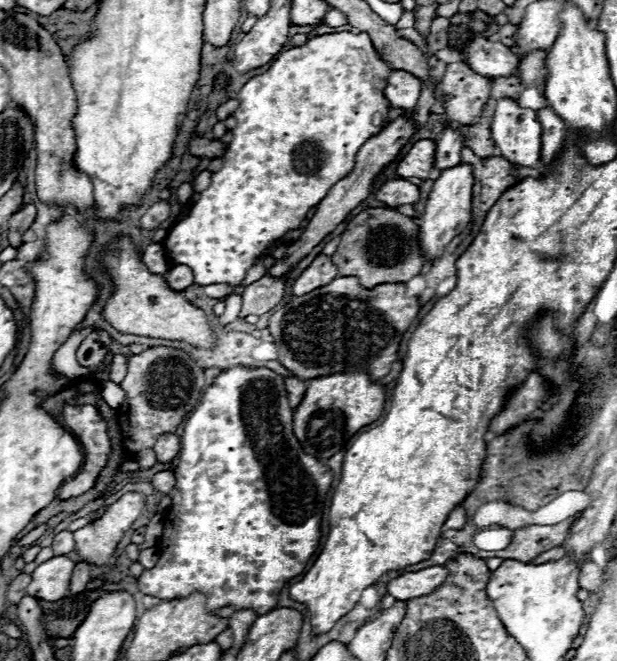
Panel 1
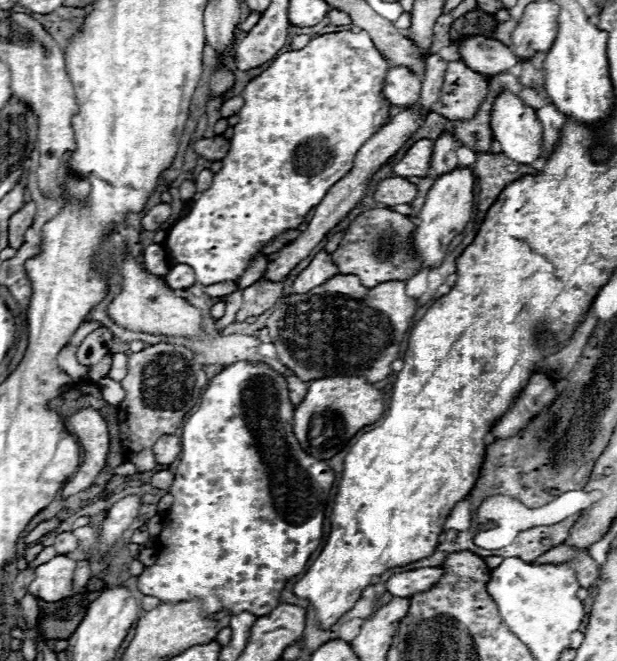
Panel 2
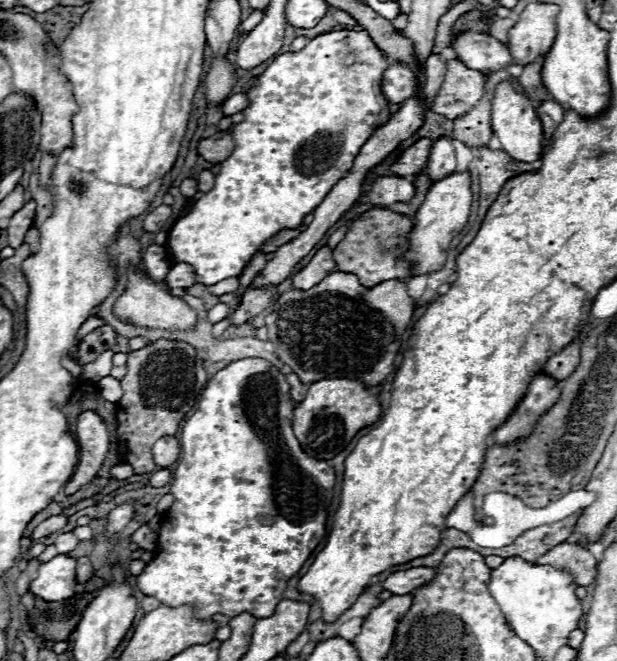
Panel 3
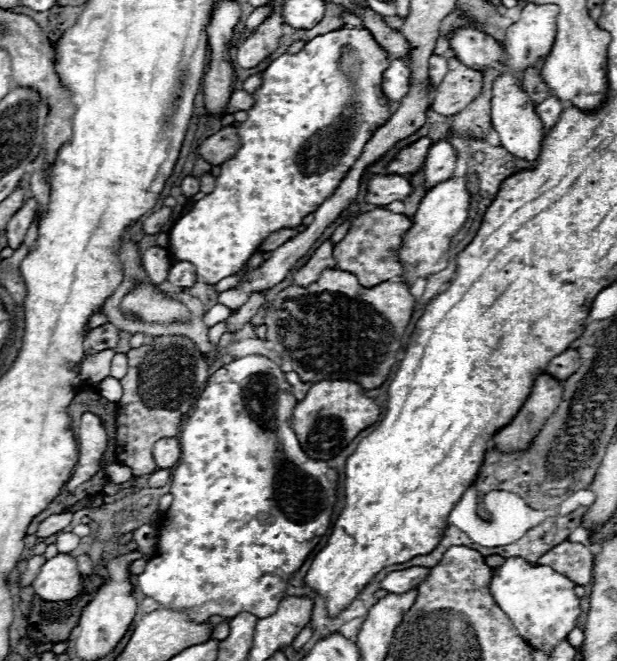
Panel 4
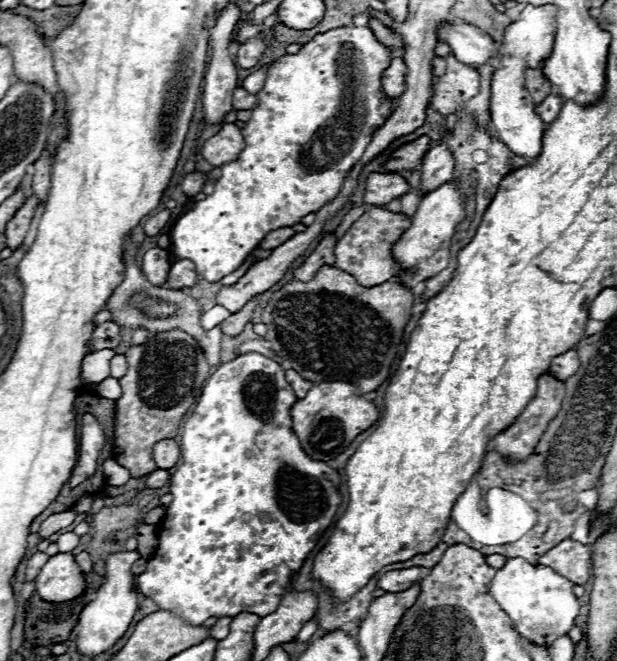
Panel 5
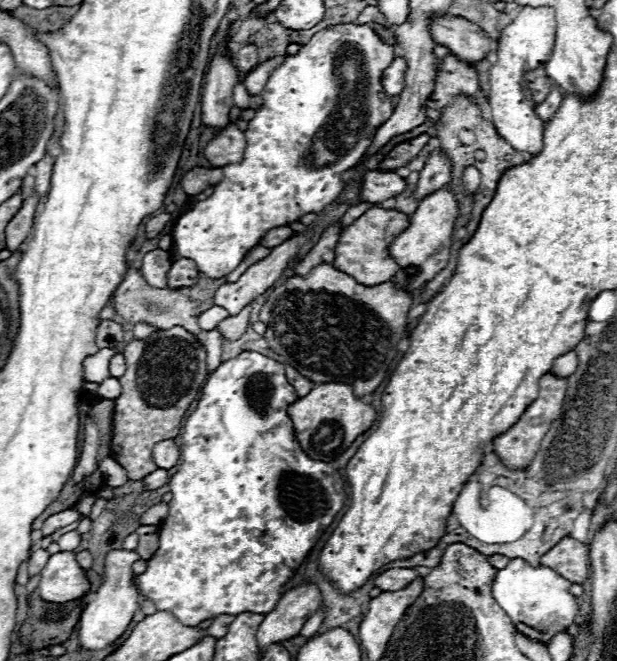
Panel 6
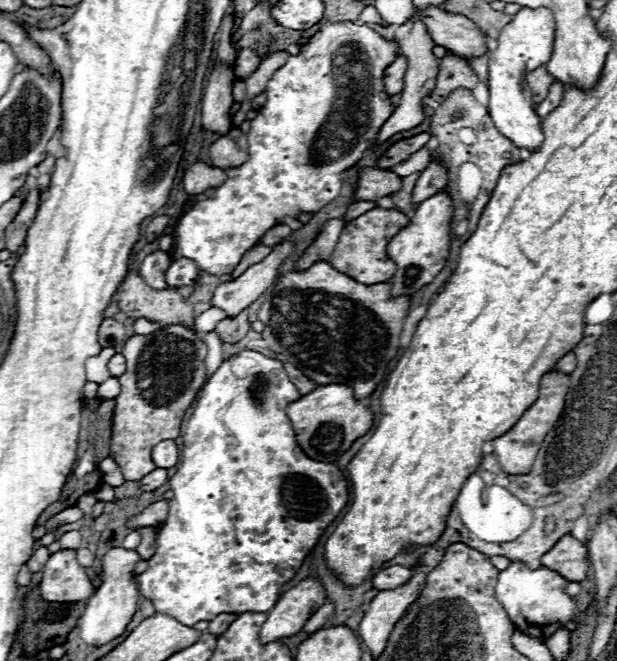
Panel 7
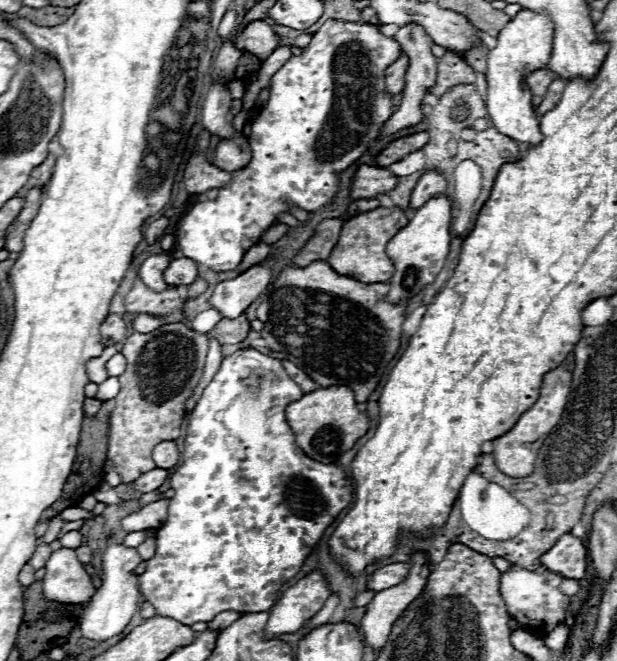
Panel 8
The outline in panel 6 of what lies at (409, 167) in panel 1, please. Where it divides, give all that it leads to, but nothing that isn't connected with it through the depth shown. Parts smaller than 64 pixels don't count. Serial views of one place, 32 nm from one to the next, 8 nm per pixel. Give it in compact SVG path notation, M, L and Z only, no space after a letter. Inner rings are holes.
M420 134L420 136L412 138L412 140L406 140L406 142L396 144L396 146L386 154L386 158L380 162L380 168L382 168L382 170L394 170L394 168L398 168L398 166L408 164L408 162L428 144L428 140L430 140L428 134Z

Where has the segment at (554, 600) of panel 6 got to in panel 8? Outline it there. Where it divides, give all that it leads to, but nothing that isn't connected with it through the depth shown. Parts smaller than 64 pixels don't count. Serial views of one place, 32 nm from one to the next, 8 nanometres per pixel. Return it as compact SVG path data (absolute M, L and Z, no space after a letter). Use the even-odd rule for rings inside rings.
M514 568L512 572L504 572L500 578L500 592L502 598L506 602L508 612L520 622L520 626L524 630L528 630L530 634L542 638L544 634L548 634L550 630L554 630L568 614L568 596L564 596L560 592L560 576L556 572L530 572L524 568Z

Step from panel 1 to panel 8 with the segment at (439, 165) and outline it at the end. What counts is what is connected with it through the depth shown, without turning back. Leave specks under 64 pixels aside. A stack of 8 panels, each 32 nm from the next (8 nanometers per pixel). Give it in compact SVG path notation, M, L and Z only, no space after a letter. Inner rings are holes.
M426 172L416 188L412 190L412 196L410 196L410 206L408 206L408 212L416 212L420 206L424 206L430 198L436 198L440 194L446 192L446 180L444 176L440 176L438 172Z

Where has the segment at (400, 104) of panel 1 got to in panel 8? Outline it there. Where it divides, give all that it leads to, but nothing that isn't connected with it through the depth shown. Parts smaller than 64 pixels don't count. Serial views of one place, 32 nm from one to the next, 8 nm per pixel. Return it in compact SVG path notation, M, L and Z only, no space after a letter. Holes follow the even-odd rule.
M402 54L394 64L390 64L386 68L386 90L390 94L400 94L404 90L404 76L406 76L406 70L408 70L410 62L408 58Z

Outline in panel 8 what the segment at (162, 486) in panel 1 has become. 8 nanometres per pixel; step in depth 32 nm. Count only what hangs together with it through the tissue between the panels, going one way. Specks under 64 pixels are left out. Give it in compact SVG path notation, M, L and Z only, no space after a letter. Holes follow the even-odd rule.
M154 468L154 470L142 474L140 478L134 480L134 490L142 492L142 494L152 492L152 490L156 490L158 486L162 486L166 478L168 478L168 472L166 472L164 468Z

